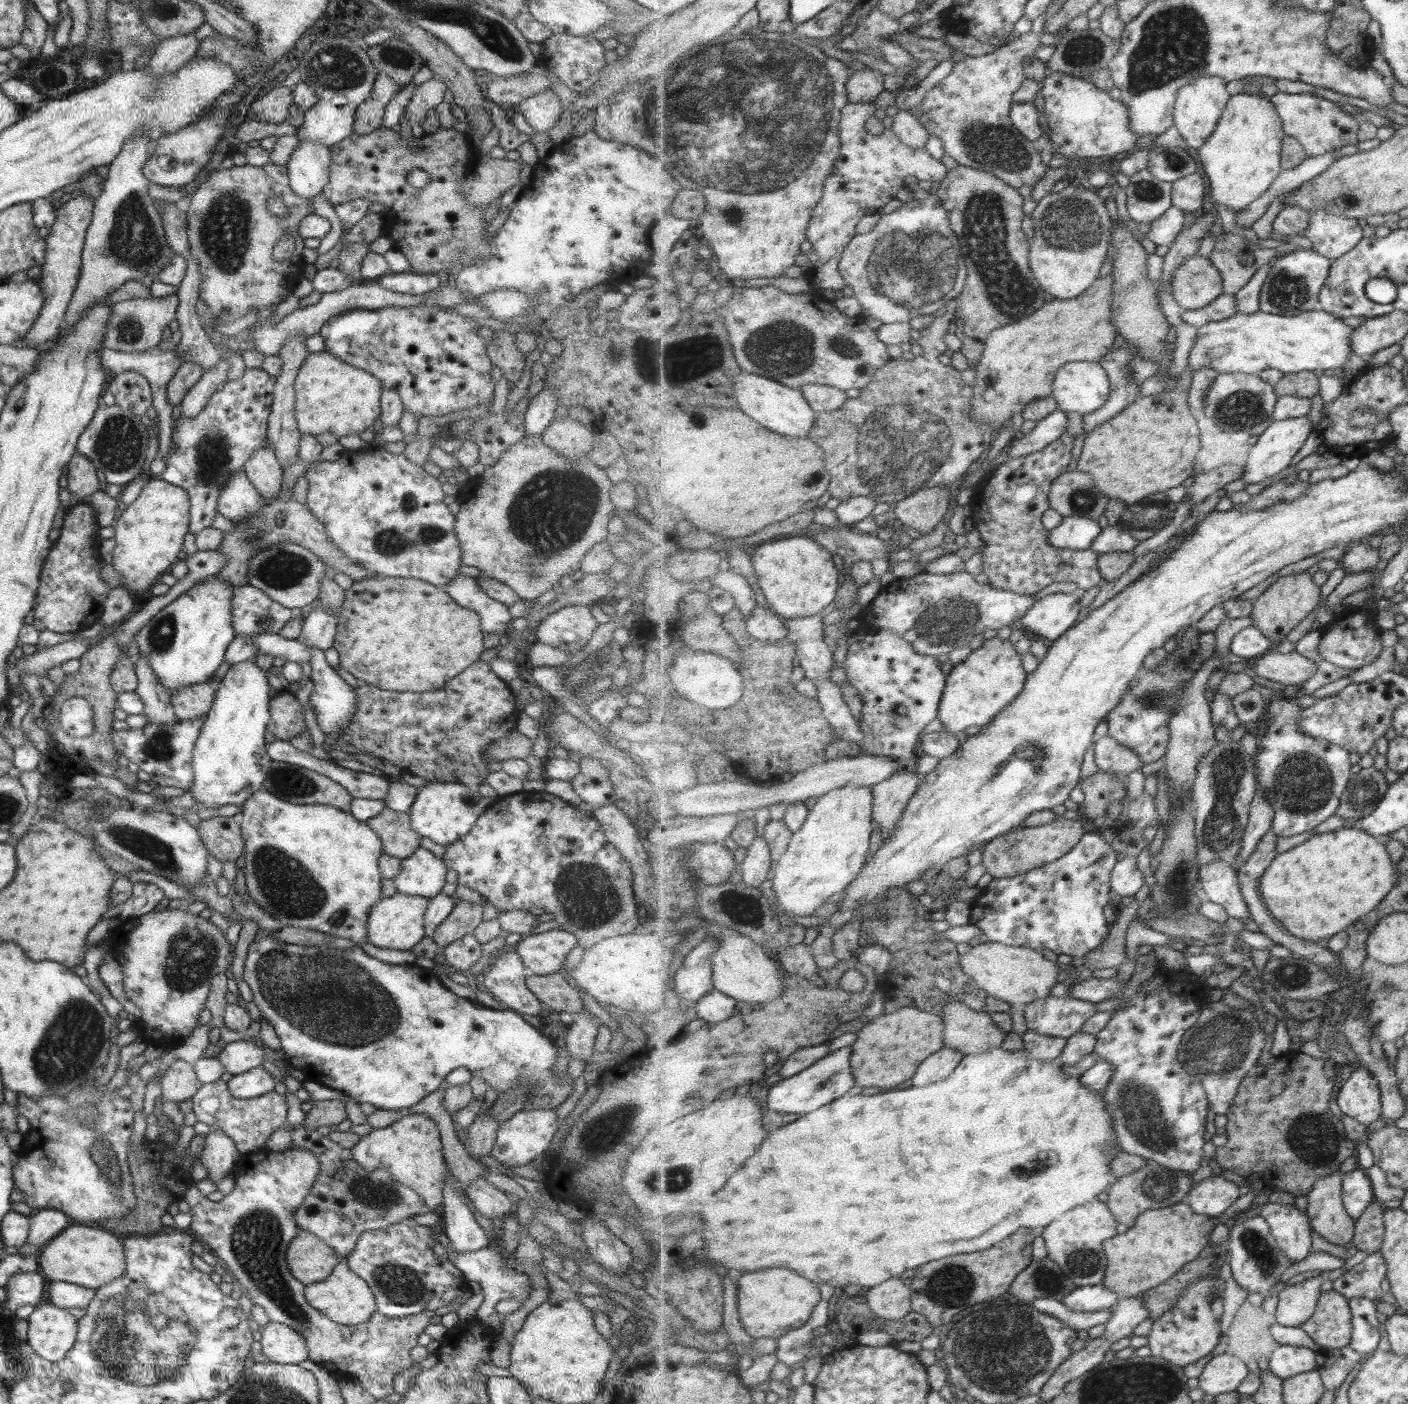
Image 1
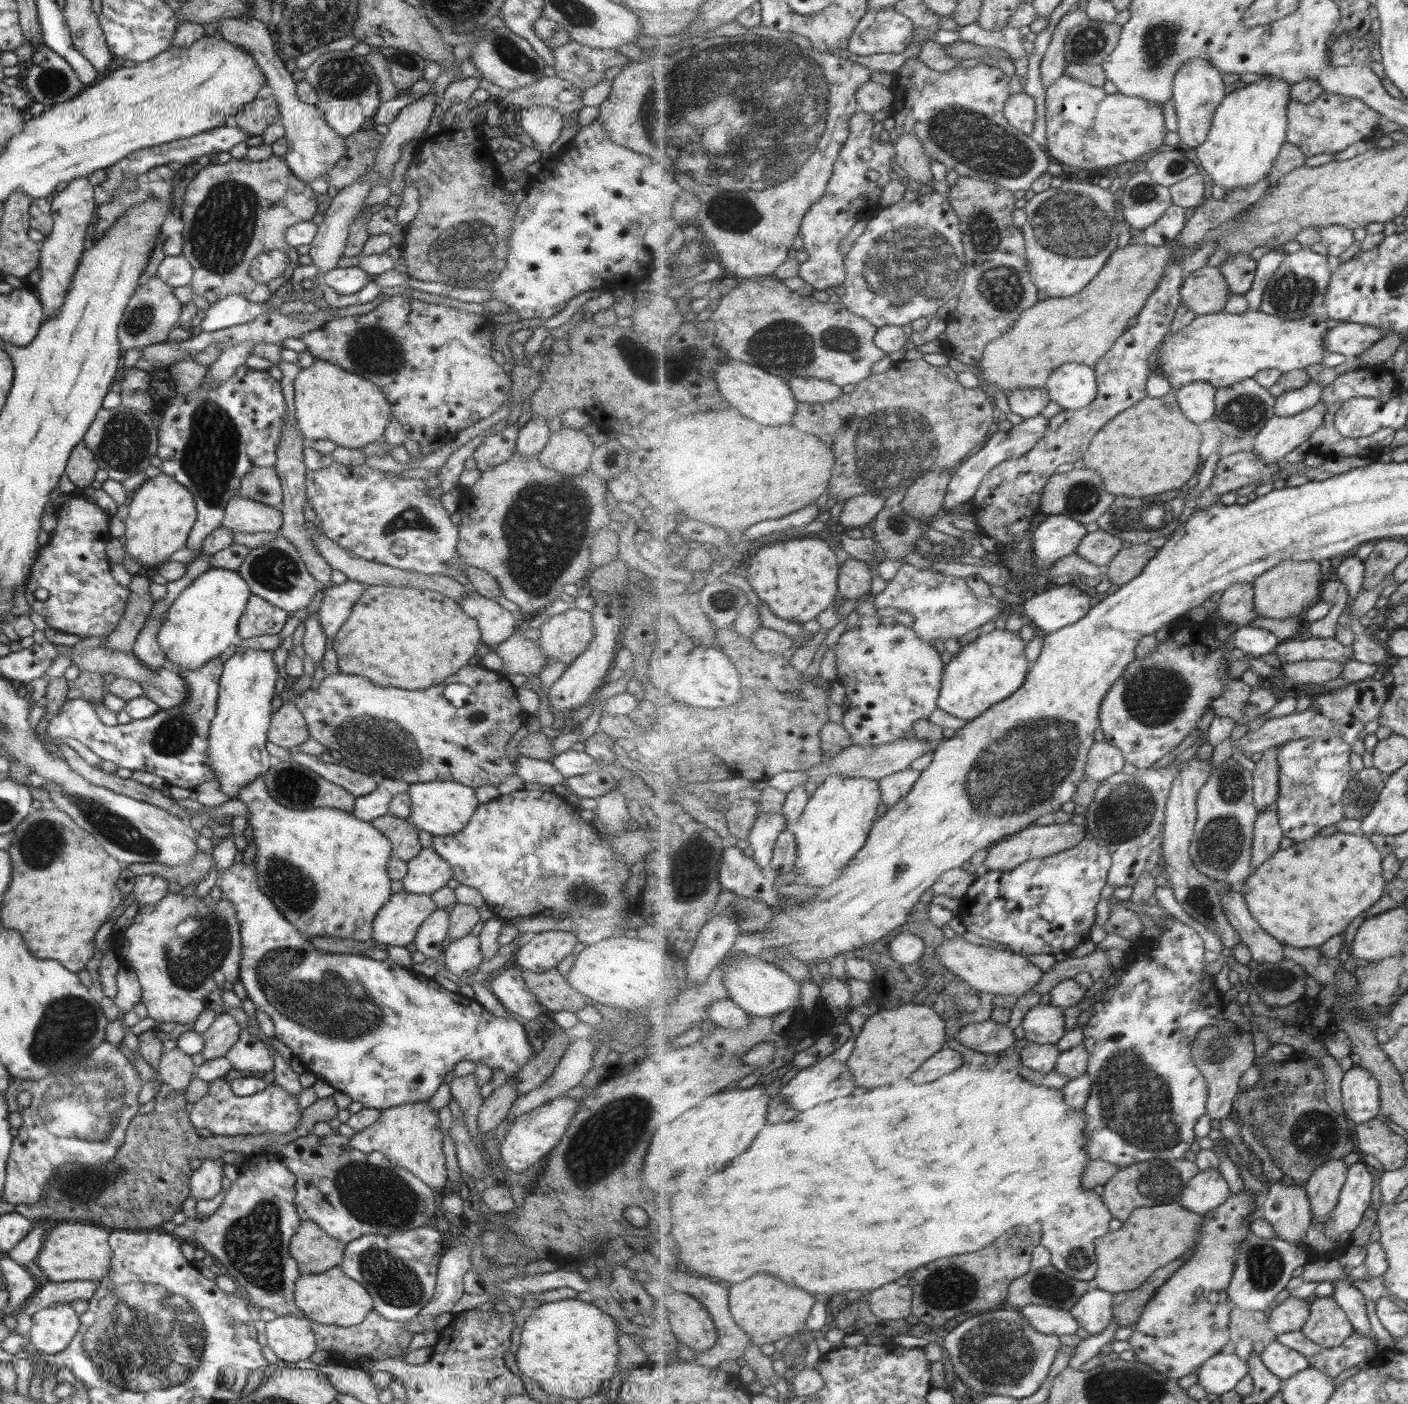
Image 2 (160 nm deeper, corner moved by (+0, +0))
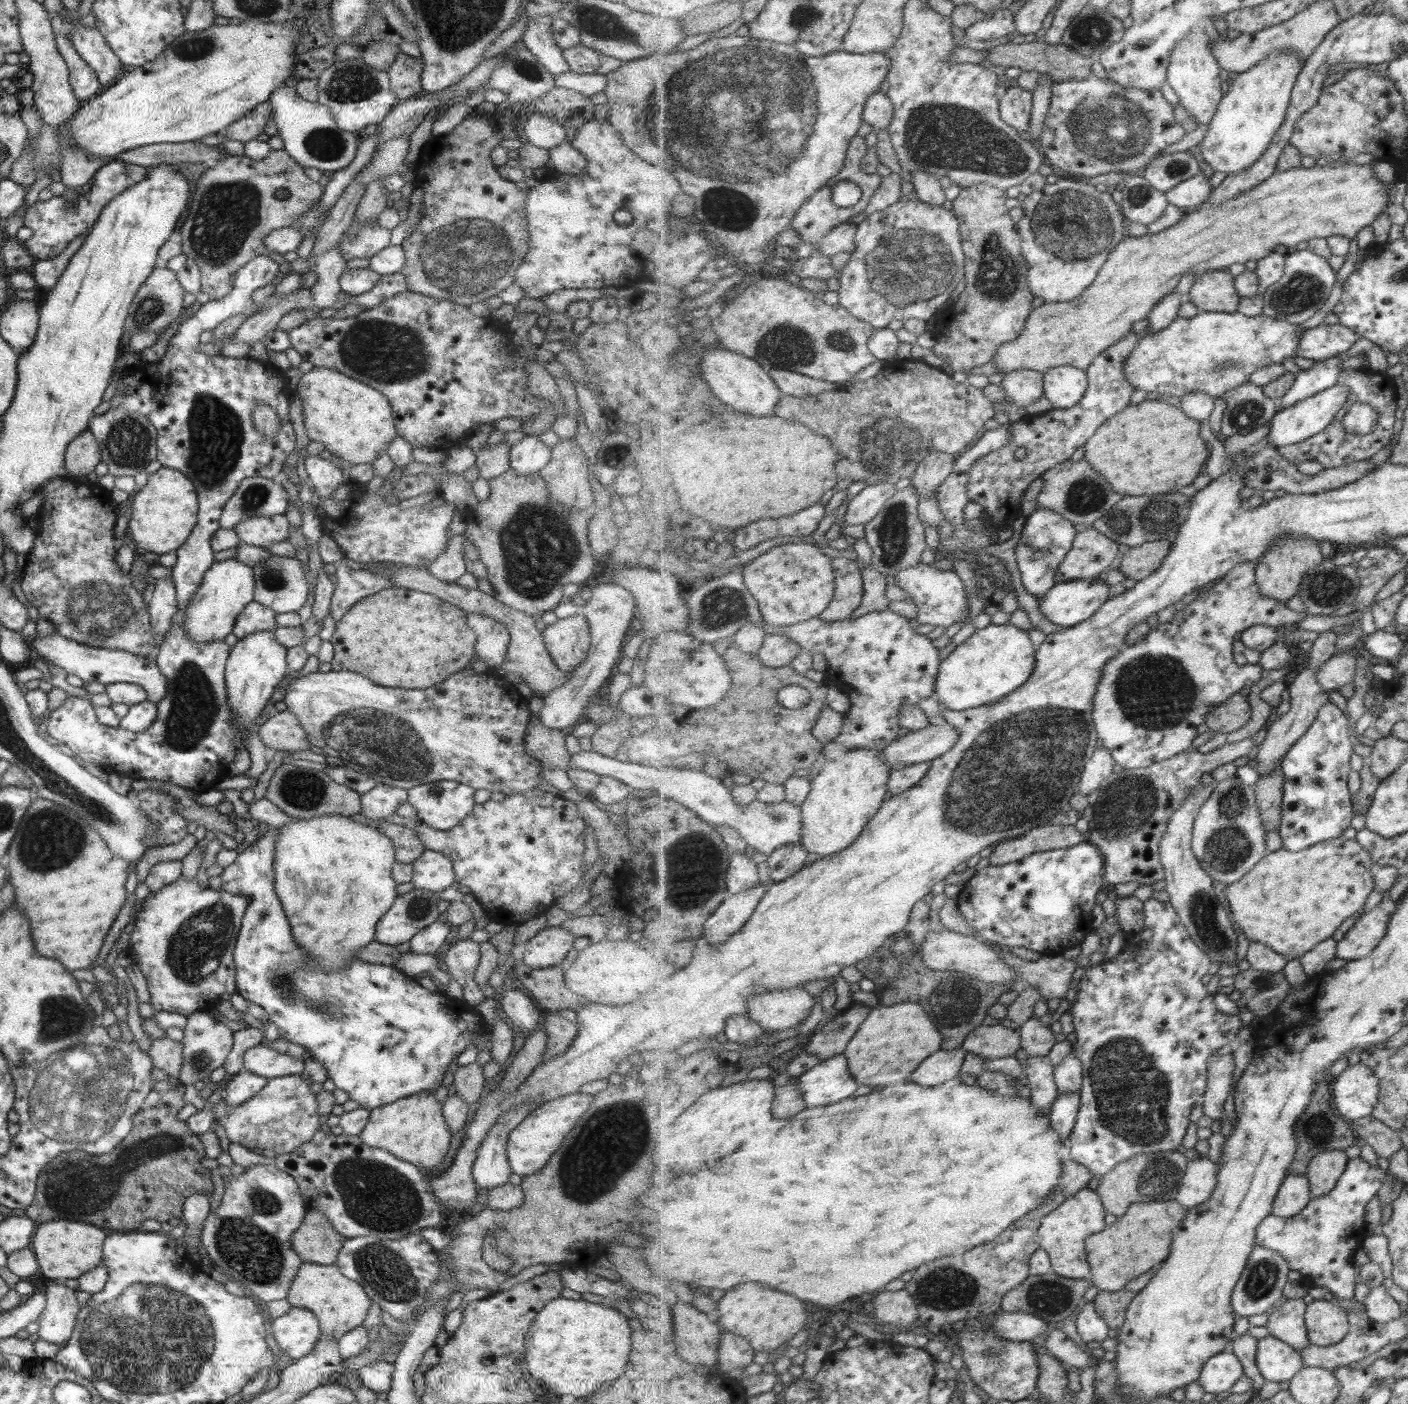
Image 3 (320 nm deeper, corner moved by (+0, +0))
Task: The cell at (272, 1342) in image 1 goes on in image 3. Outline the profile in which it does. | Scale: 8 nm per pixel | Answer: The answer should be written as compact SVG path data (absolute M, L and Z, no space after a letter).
M290 1307L287 1313L270 1319L267 1324L277 1347L293 1359L309 1353L320 1335L315 1315L302 1308Z

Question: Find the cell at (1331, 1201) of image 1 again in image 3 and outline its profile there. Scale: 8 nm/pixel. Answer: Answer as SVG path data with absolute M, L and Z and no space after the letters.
M1343 1149L1316 1154L1308 1166L1307 1174L1312 1198L1329 1194L1335 1188L1339 1177L1347 1170L1349 1162Z

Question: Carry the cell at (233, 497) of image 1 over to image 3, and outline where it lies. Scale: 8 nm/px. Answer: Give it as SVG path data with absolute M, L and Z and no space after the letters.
M283 515L271 517L254 517L243 522L237 522L232 531L238 540L248 546L265 549L271 543L287 541L289 537L287 520Z

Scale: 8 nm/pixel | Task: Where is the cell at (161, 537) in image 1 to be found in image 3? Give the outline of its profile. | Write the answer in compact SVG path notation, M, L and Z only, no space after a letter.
M160 467L149 475L146 485L135 490L126 529L137 552L154 552L160 555L178 550L196 524L196 493L194 486L179 470Z

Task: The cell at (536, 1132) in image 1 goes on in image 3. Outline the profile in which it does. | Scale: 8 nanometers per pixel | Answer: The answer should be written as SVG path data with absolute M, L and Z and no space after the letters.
M578 1092L565 1094L544 1102L535 1107L530 1114L526 1114L527 1116L508 1133L506 1138L504 1151L512 1172L524 1177L541 1170L551 1154L559 1148L566 1134L569 1134L581 1115L589 1108L591 1101L590 1094Z

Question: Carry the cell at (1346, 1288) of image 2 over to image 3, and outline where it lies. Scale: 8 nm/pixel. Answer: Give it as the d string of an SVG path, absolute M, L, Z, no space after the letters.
M1361 1154L1352 1158L1329 1194L1312 1198L1297 1216L1283 1218L1271 1214L1265 1218L1258 1228L1257 1243L1283 1254L1291 1269L1301 1274L1301 1280L1314 1278L1330 1290L1332 1297L1355 1298L1358 1267L1354 1265L1353 1256L1361 1248L1361 1240L1369 1235L1365 1227L1367 1204L1386 1182L1387 1173L1374 1167Z

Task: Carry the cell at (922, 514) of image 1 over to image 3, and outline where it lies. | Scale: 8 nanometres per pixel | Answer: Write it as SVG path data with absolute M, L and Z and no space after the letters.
M931 449L910 478L920 498L936 498L938 488L953 472L956 459L939 449Z

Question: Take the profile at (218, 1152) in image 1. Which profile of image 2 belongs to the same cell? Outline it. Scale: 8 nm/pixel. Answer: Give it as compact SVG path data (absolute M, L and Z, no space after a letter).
M220 1157L205 1158L200 1166L192 1171L189 1177L188 1187L190 1196L196 1202L209 1200L220 1192L221 1189L221 1165Z

